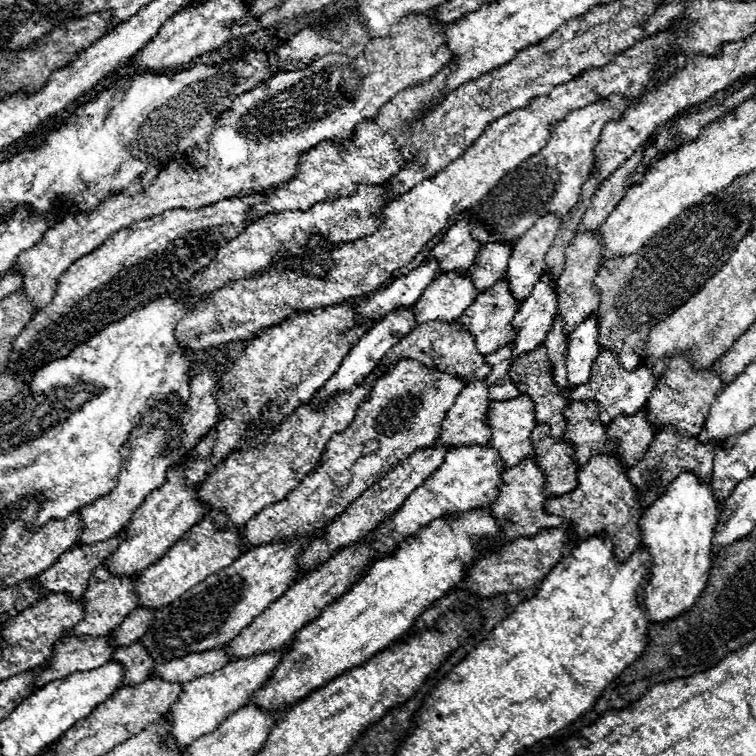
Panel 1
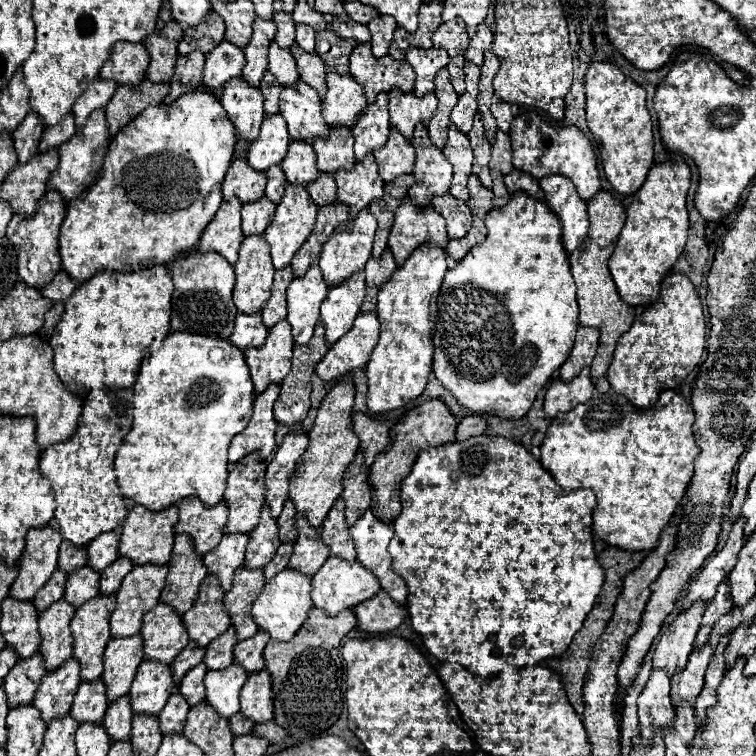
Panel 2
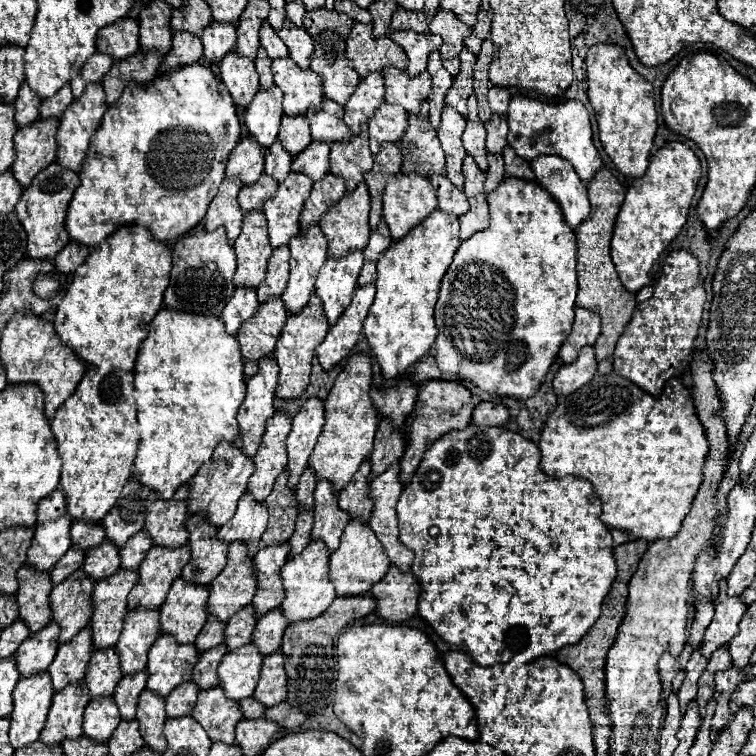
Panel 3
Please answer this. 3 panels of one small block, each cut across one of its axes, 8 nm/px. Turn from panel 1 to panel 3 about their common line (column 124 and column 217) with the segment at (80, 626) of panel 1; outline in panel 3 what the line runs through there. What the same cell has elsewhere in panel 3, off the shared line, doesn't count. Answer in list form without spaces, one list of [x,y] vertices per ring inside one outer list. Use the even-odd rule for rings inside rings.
[[[230,544],[226,568],[210,582],[208,612],[226,622],[230,616],[250,604],[254,594],[254,556],[246,552],[246,544]]]

